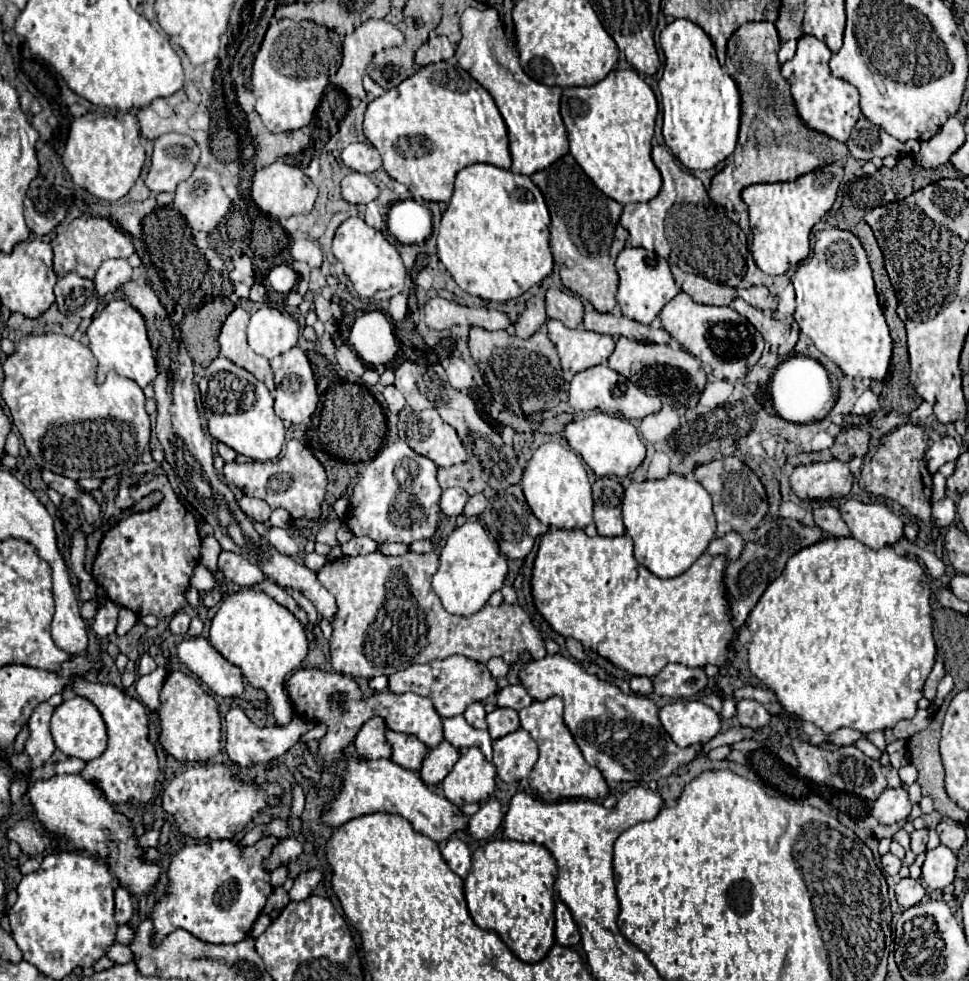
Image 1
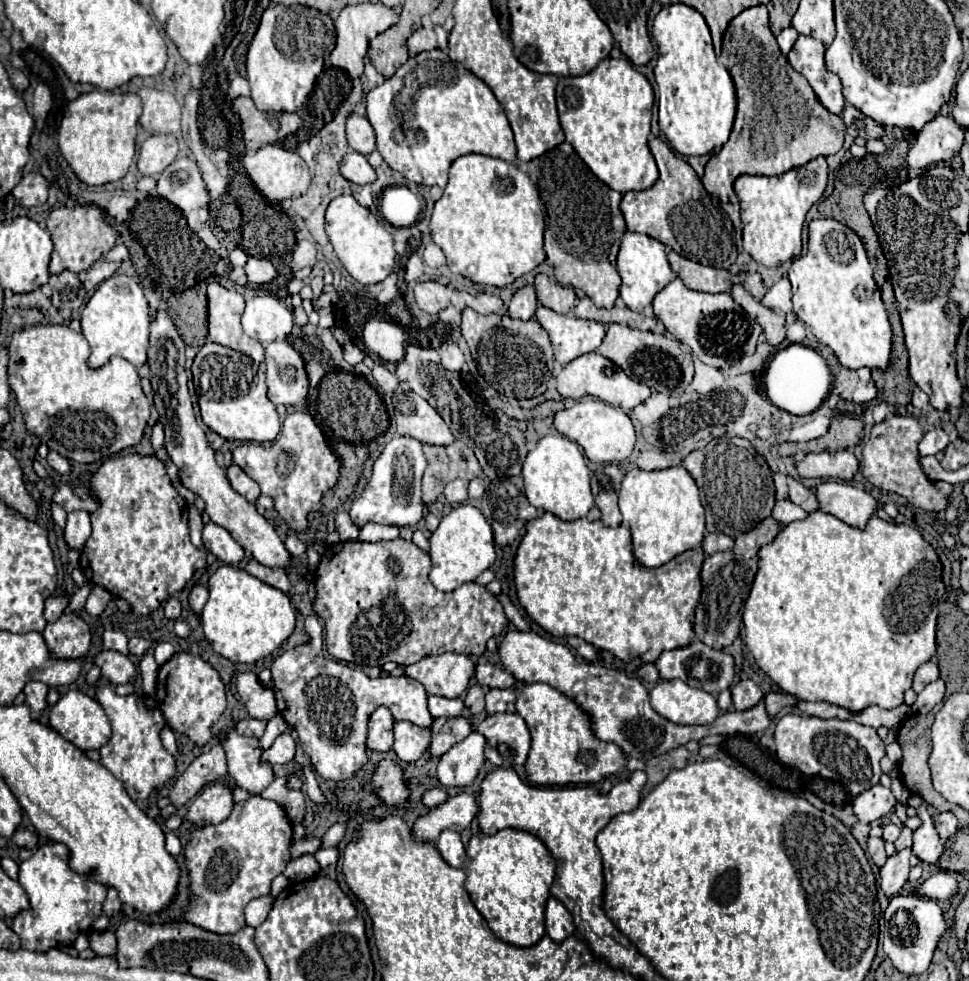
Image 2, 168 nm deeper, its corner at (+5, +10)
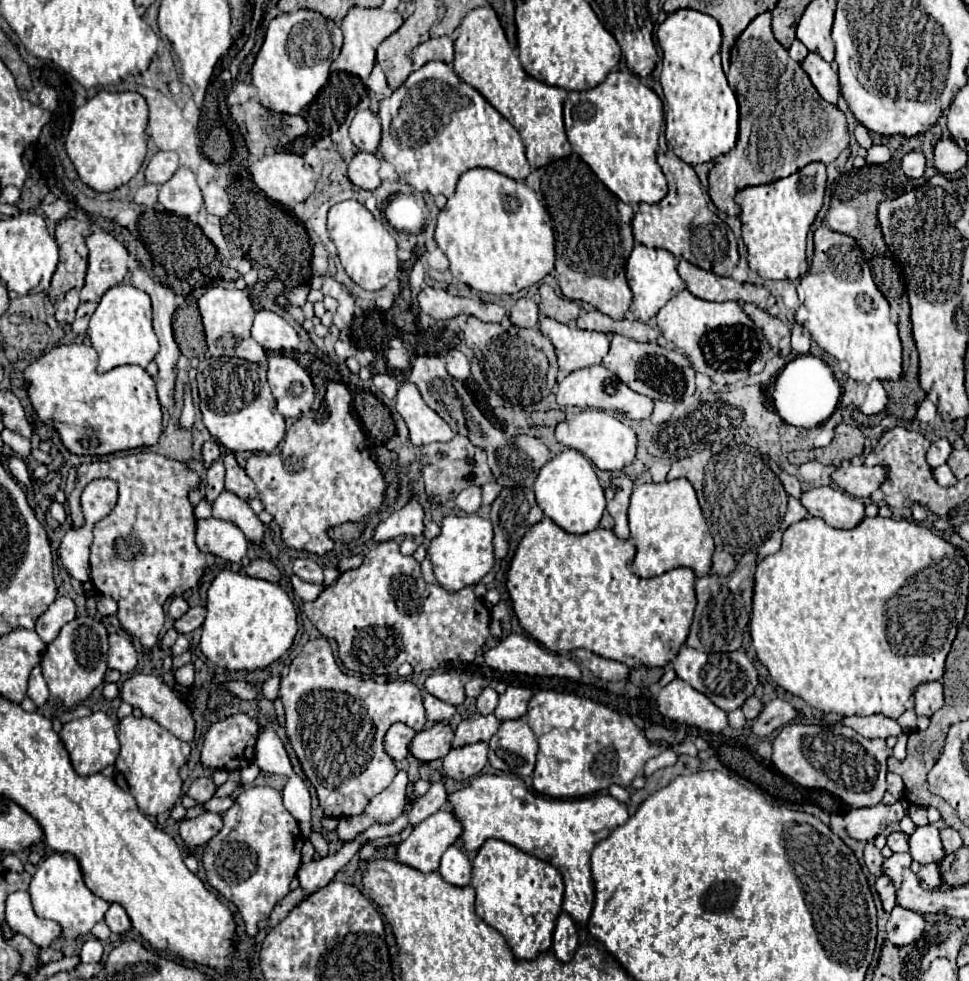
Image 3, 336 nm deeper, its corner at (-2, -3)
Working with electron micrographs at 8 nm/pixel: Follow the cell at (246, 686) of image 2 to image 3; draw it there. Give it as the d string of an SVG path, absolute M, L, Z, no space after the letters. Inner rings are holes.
M271 726L261 728L261 736L259 736L257 748L255 748L255 764L263 772L285 774L285 776L293 774L289 756L285 752L285 746Z

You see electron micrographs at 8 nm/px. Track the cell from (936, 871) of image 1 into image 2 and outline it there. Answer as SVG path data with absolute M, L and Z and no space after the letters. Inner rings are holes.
M922 803L922 805L918 807L918 817L922 819L922 827L918 827L918 829L914 831L912 851L914 851L914 855L916 855L920 861L924 861L924 863L928 863L928 865L936 865L938 859L940 859L940 855L942 855L942 851L944 851L944 843L942 843L942 839L938 837L936 829L934 829L934 825L932 825L932 819L930 819L930 815L928 815L928 811L926 811L926 807L928 807L926 803Z

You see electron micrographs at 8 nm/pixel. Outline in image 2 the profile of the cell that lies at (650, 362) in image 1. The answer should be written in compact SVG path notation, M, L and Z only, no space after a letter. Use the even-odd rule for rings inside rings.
M612 323L608 327L608 333L598 347L598 353L604 355L606 359L614 361L622 371L630 377L636 379L658 393L670 393L672 389L684 389L690 385L694 377L694 365L690 359L690 353L686 353L680 345L678 339L666 337L666 335L654 335L650 331L640 331L640 329L630 329L626 325Z

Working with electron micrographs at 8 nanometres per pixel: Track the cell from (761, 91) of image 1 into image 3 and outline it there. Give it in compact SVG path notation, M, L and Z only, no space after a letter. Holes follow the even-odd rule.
M771 12L759 14L739 36L731 50L731 70L727 80L739 98L741 118L751 124L749 128L741 120L737 146L719 156L709 172L709 196L727 216L739 216L739 206L733 200L739 190L791 176L809 162L829 164L849 146L845 114L819 96L801 64L791 60L789 52L775 40L771 32ZM747 64L765 64L775 68L767 68L769 72L765 72L765 76L755 72L749 76L753 80L747 82ZM757 76L767 78L767 82L755 80ZM747 134L751 134L749 140Z

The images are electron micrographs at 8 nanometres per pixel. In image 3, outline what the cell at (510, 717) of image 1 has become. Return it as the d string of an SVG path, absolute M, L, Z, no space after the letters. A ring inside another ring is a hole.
M509 686L501 696L499 704L495 708L495 716L499 720L517 720L527 714L527 704L531 700L533 692L529 688L521 686Z

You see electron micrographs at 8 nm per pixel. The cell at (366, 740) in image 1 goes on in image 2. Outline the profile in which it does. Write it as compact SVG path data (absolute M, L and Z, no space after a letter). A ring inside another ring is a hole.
M378 707L368 721L368 737L366 737L366 747L372 751L390 751L394 743L392 735L392 713L386 707Z

